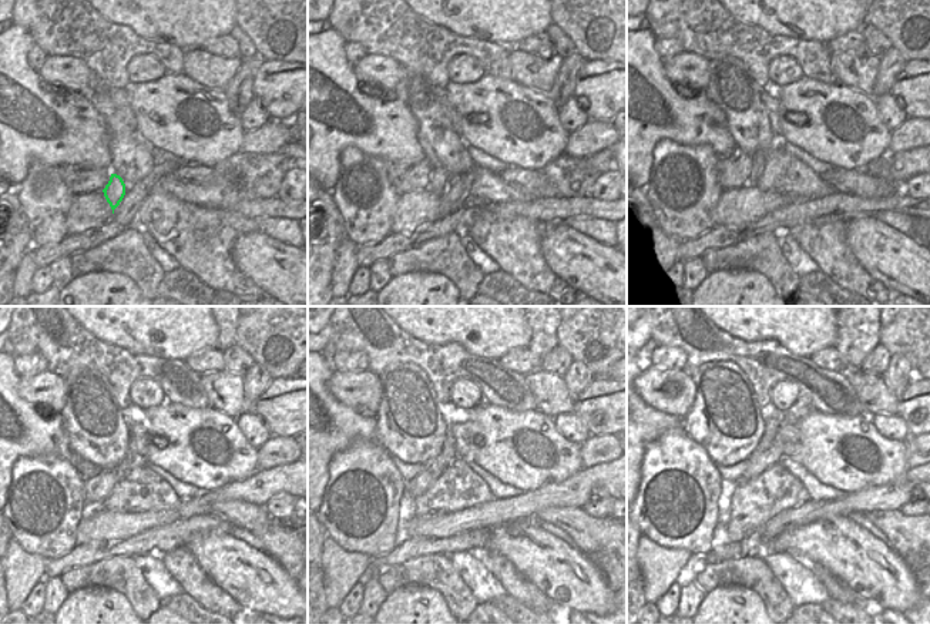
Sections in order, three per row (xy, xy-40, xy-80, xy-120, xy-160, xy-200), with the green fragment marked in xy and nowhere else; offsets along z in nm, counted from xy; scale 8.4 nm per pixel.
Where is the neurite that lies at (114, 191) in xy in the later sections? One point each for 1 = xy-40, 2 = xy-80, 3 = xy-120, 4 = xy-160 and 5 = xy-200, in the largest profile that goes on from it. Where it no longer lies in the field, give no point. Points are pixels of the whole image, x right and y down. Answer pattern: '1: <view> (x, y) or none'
1: xy-40 (439, 180)
2: xy-80 (758, 158)
3: xy-120 (121, 469)
4: xy-160 (449, 452)
5: xy-200 (772, 423)

